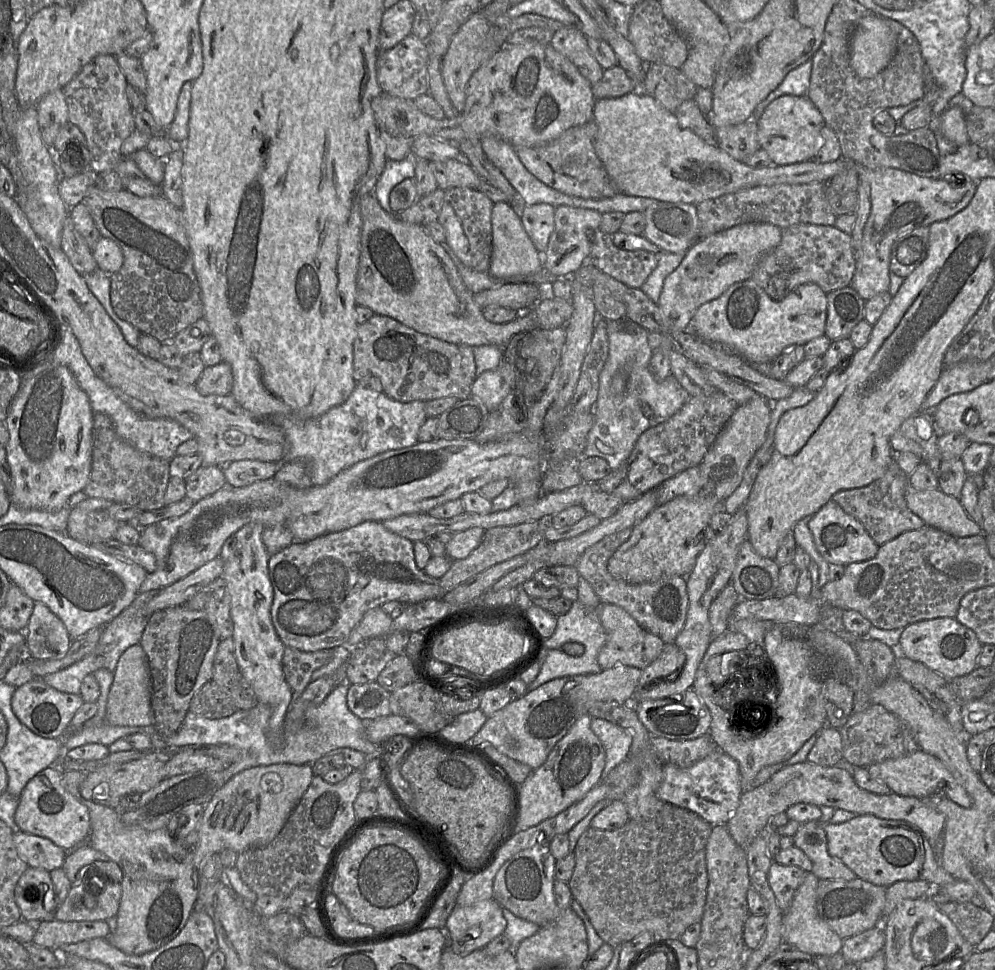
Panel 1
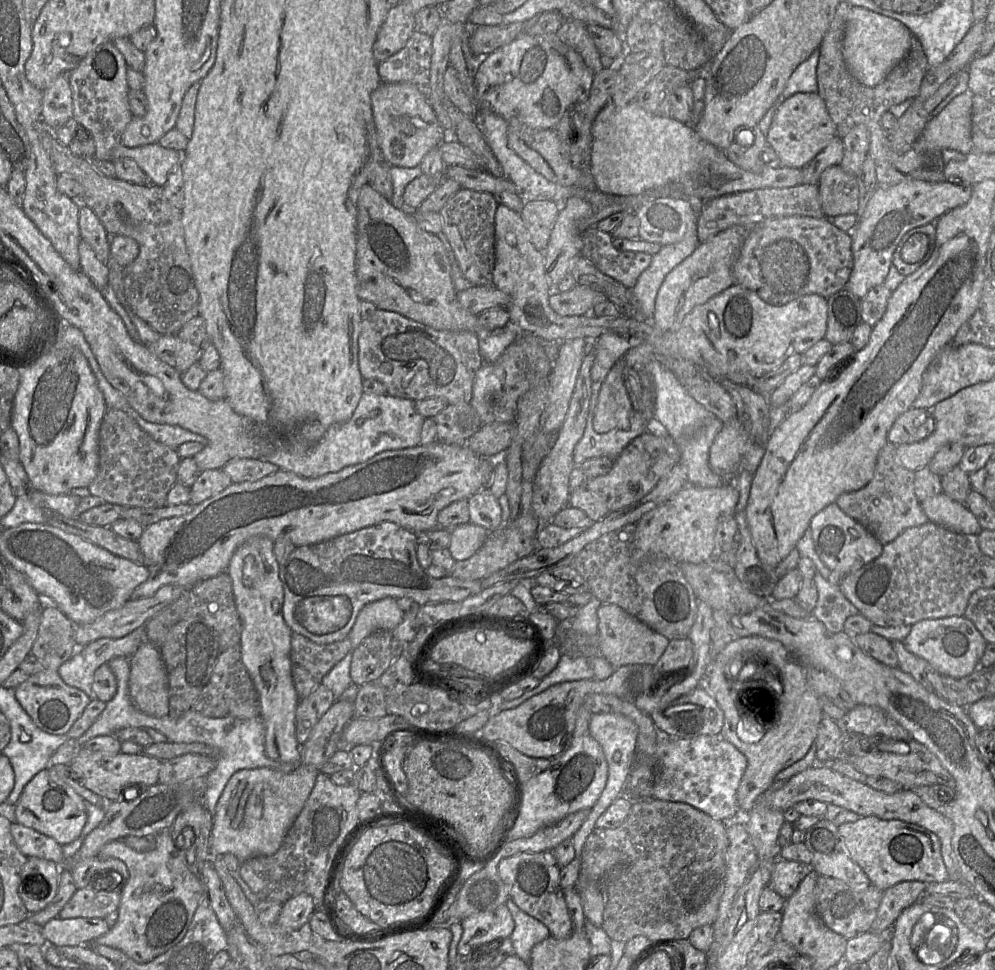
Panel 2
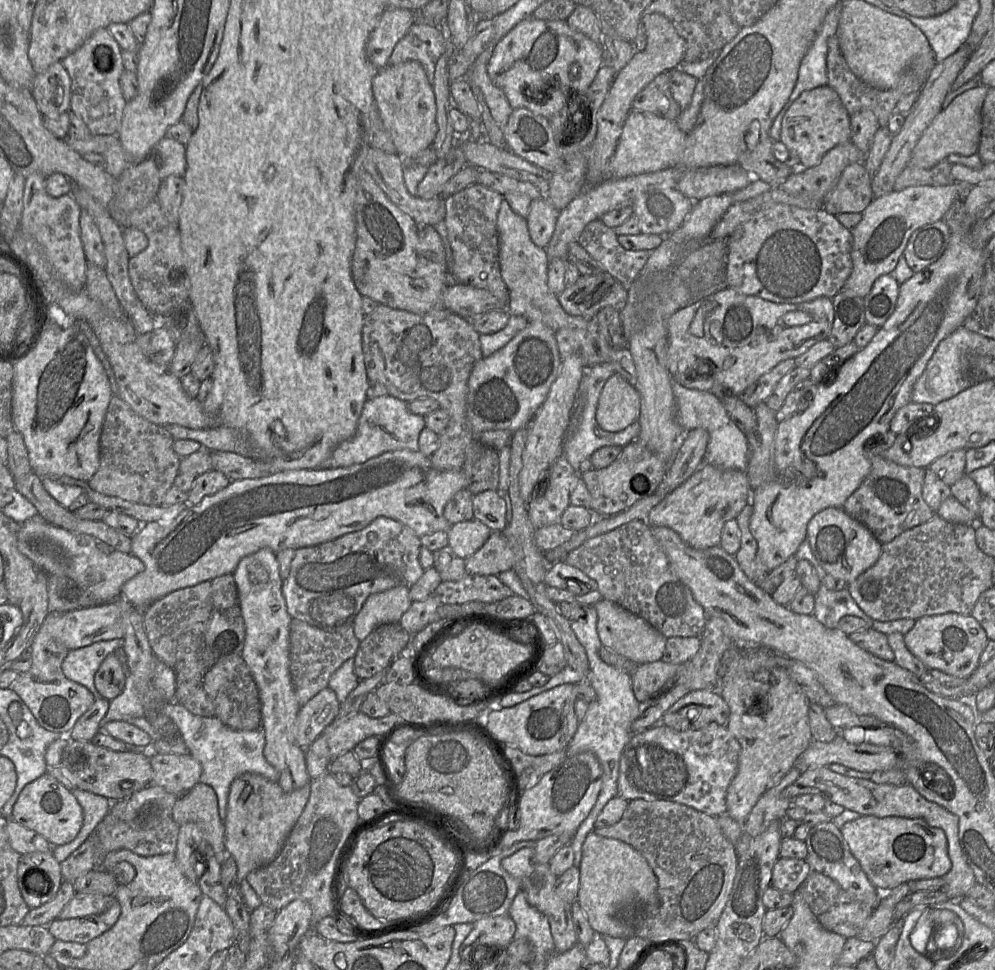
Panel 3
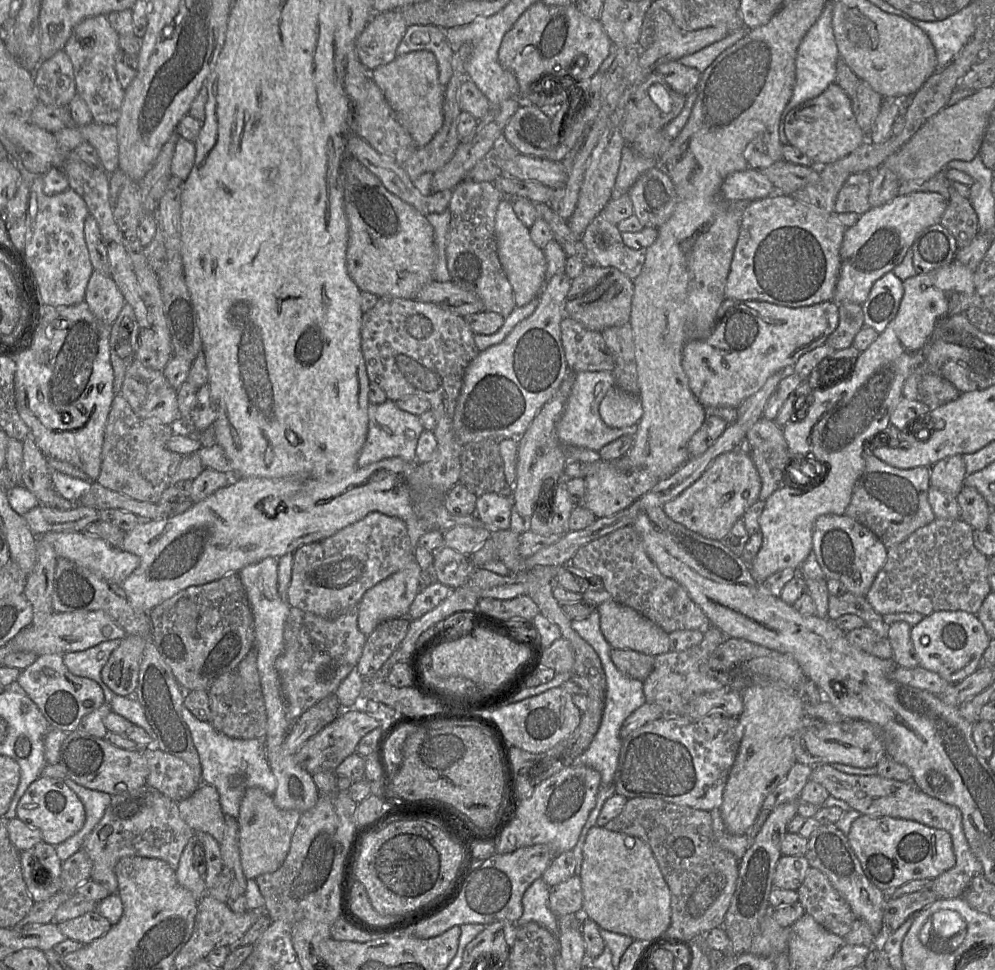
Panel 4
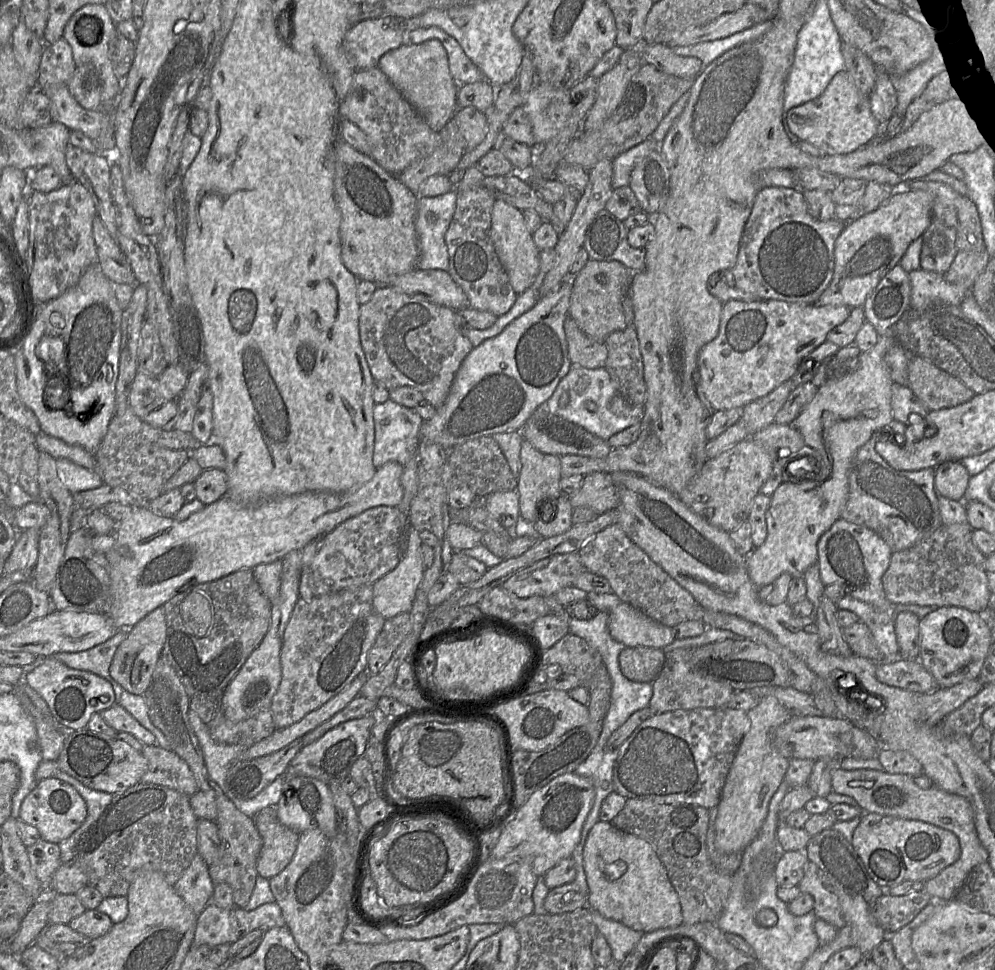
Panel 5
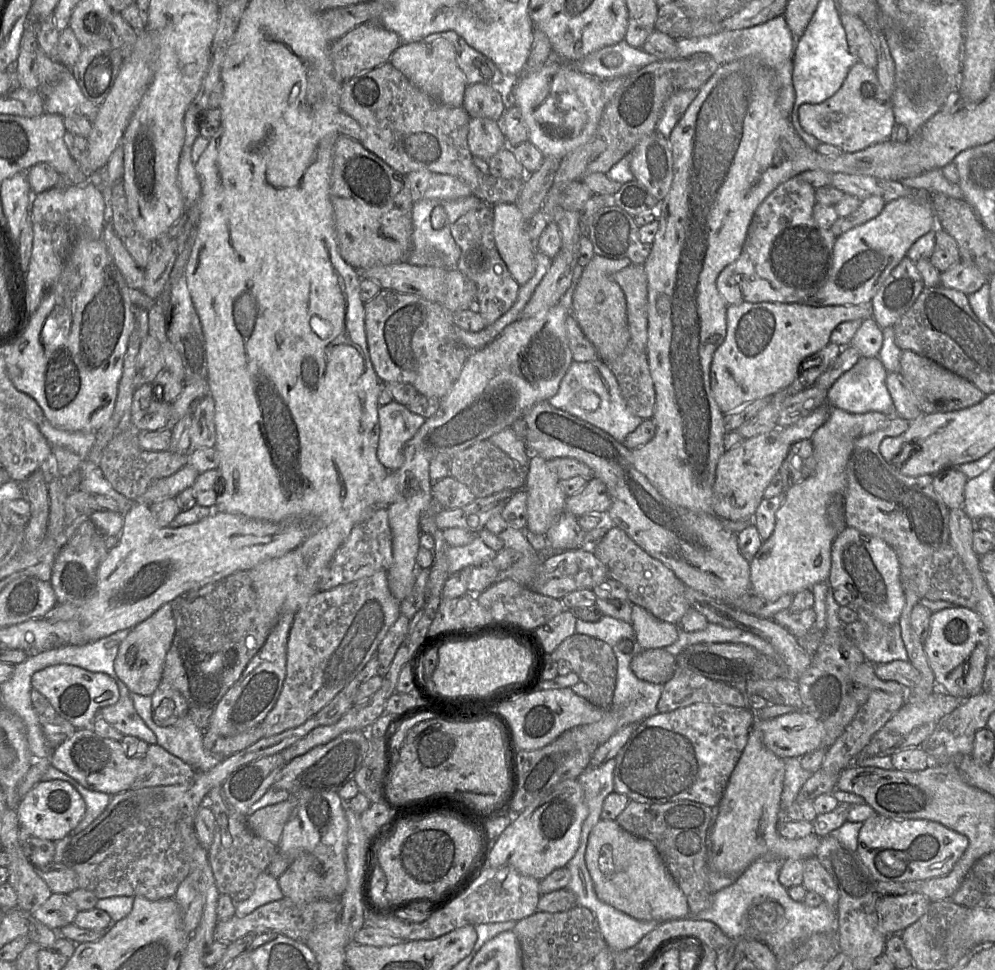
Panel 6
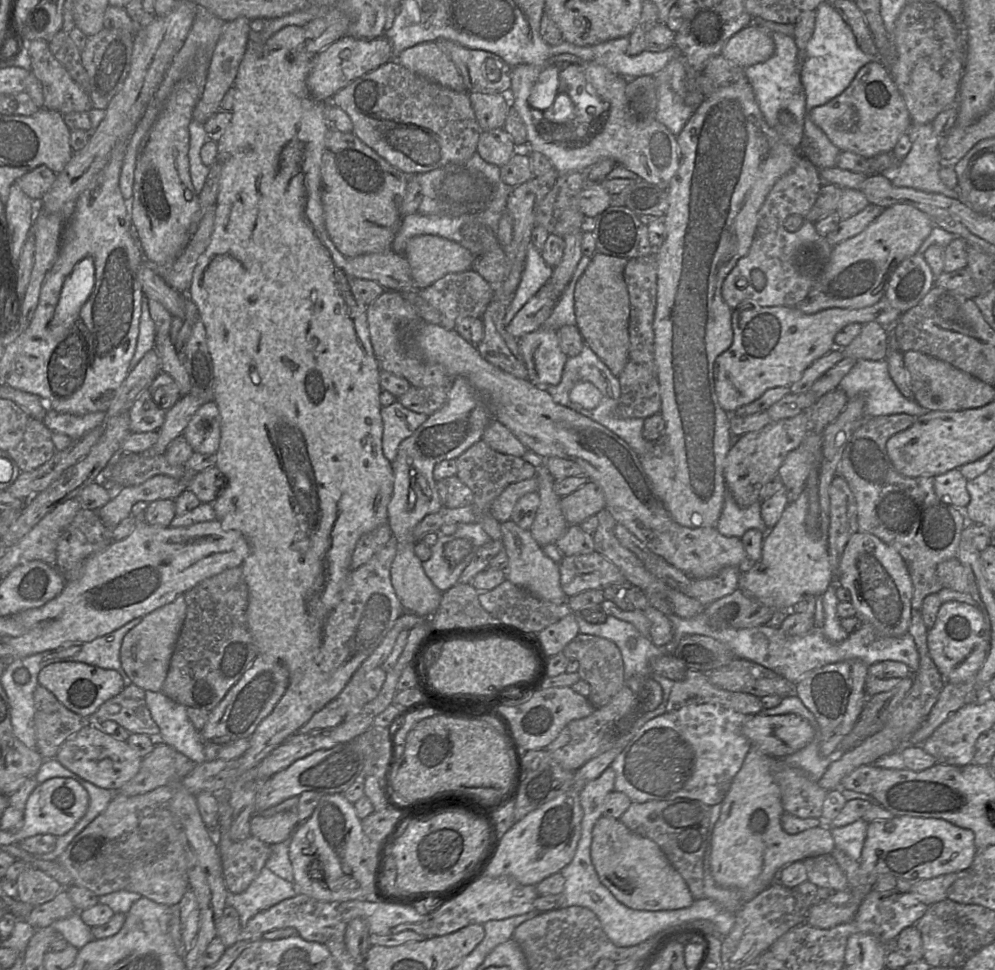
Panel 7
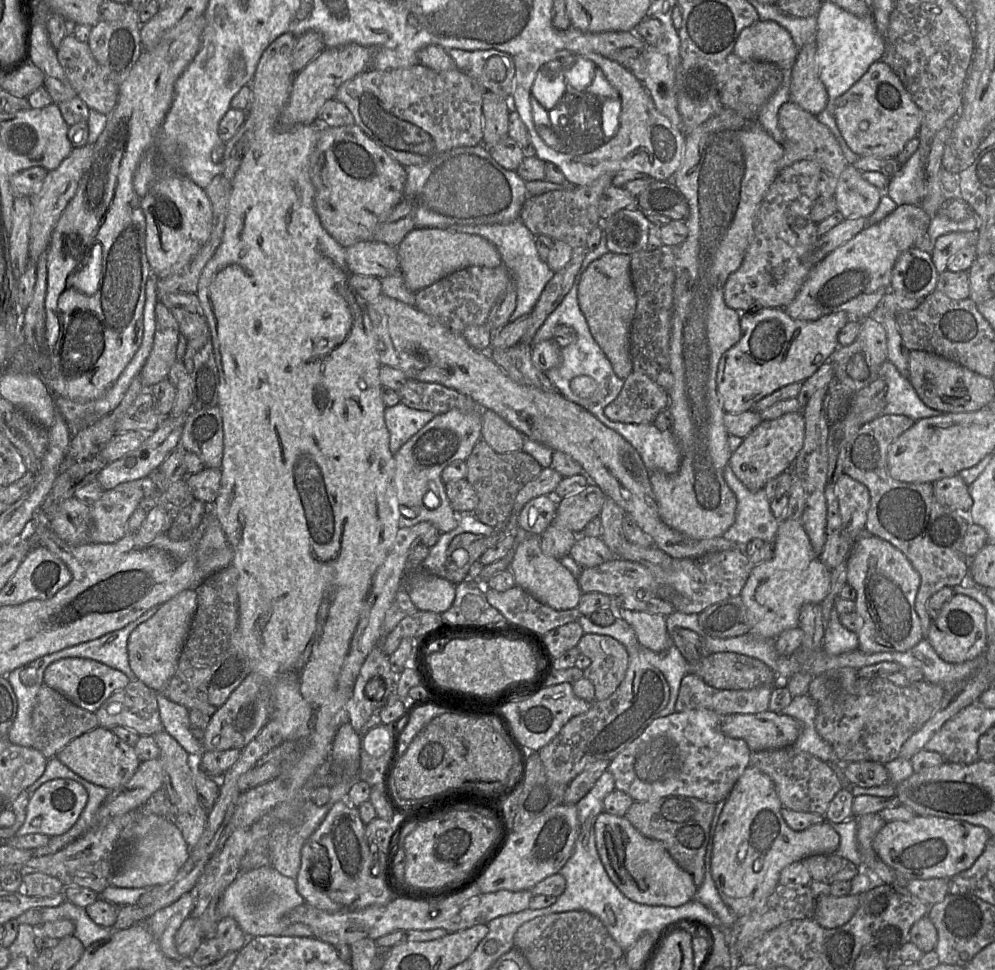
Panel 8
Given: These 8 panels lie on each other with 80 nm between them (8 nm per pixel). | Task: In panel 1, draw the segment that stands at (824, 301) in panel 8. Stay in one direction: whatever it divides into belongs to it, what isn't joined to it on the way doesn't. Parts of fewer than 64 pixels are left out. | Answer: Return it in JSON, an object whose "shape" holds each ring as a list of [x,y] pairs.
{"shape":[[[889,167],[857,168],[859,181],[866,181],[870,186],[871,211],[863,228],[850,286],[866,301],[888,290],[894,242],[914,229],[950,218],[964,209],[975,194],[977,181],[960,173],[946,175],[944,179],[931,179]]]}

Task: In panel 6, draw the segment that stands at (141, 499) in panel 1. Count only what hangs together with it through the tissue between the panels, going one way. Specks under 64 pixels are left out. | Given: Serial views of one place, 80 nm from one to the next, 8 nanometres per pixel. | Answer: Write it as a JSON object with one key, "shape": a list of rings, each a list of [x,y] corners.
{"shape":[[[130,425],[116,435],[105,448],[99,468],[112,487],[130,500],[138,500],[156,480],[168,477],[187,464],[188,454],[168,450],[147,451],[138,442],[139,430]]]}

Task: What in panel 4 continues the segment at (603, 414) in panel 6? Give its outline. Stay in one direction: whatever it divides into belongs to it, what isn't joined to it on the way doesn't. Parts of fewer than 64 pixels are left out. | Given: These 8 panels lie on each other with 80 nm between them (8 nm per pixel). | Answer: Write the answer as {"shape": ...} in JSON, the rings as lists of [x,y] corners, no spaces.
{"shape":[[[611,371],[576,373],[565,409],[556,425],[556,432],[563,447],[583,447],[598,452],[603,446],[622,436],[635,436],[638,424],[611,428],[599,415],[599,405],[607,391],[614,385],[615,381]]]}

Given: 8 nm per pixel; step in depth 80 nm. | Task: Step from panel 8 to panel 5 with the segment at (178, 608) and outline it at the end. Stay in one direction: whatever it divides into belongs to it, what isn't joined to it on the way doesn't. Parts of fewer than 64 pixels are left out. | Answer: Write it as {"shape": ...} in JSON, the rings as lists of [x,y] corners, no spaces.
{"shape":[[[163,606],[153,610],[133,627],[118,646],[109,668],[110,678],[126,692],[143,695],[148,688],[166,638],[166,618]]]}

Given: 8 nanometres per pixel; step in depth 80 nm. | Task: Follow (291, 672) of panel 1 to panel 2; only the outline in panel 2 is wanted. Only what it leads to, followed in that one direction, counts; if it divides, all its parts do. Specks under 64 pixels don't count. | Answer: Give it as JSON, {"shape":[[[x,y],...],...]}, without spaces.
{"shape":[[[292,633],[291,671],[299,699],[308,697],[322,684],[323,677],[352,650],[348,637],[331,644],[318,644]]]}

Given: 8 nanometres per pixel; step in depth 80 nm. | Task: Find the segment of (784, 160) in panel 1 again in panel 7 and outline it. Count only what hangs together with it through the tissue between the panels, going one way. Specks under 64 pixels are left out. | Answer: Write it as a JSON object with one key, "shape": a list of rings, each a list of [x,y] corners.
{"shape":[[[878,59],[864,65],[840,95],[807,113],[810,120],[841,151],[856,153],[865,158],[892,152],[899,138],[912,124],[903,96],[890,71]]]}

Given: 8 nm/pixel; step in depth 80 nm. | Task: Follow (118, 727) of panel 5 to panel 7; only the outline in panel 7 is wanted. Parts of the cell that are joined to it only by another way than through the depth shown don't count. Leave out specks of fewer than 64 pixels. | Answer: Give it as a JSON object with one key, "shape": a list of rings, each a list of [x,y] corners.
{"shape":[[[131,683],[97,709],[91,717],[92,723],[113,721],[130,734],[144,734],[160,740],[160,731],[151,717],[145,695],[143,689]]]}

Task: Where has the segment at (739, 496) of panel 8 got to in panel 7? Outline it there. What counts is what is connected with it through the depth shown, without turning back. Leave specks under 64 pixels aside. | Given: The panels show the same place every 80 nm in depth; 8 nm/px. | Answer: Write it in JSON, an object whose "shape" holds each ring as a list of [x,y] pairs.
{"shape":[[[727,491],[724,506],[717,522],[719,533],[726,537],[741,538],[749,529],[757,529],[766,534],[768,528],[761,517],[761,503],[757,501],[746,508],[741,508]]]}

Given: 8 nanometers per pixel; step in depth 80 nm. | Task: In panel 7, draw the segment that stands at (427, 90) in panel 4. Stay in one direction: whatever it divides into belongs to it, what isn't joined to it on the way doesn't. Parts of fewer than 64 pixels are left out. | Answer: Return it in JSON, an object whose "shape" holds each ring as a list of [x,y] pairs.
{"shape":[[[423,42],[407,48],[395,60],[430,81],[458,92],[466,91],[460,71],[435,42]]]}

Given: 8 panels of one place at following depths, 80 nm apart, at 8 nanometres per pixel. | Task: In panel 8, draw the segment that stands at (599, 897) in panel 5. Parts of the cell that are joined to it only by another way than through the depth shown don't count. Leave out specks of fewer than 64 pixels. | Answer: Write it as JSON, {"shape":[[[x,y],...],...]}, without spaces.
{"shape":[[[603,811],[595,823],[601,862],[618,889],[630,900],[651,906],[678,907],[693,900],[697,886],[692,876],[673,860],[663,844],[643,836],[624,816]]]}

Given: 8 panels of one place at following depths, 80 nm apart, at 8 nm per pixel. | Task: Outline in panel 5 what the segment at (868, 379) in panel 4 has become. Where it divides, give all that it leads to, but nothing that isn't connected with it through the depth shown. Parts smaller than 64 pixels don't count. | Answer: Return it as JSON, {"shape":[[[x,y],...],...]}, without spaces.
{"shape":[[[921,268],[909,273],[911,284],[910,303],[907,310],[893,325],[893,336],[880,336],[874,347],[862,352],[859,363],[852,368],[843,369],[840,373],[845,375],[847,385],[836,385],[835,380],[828,380],[823,384],[809,405],[793,422],[792,426],[799,431],[807,447],[819,453],[822,466],[819,465],[818,475],[812,480],[799,483],[785,481],[771,496],[771,504],[766,512],[767,538],[762,546],[753,549],[747,557],[747,568],[751,581],[757,588],[762,588],[781,574],[788,573],[794,577],[803,576],[804,572],[818,562],[818,541],[831,526],[842,518],[849,497],[849,469],[852,460],[865,443],[874,434],[884,430],[894,419],[892,414],[892,387],[893,381],[889,368],[885,362],[885,354],[893,343],[899,343],[907,353],[912,353],[912,337],[909,332],[909,324],[918,310],[927,306],[932,301],[960,306],[963,299],[969,294],[972,284],[949,282],[944,274],[934,271],[925,271]]]}

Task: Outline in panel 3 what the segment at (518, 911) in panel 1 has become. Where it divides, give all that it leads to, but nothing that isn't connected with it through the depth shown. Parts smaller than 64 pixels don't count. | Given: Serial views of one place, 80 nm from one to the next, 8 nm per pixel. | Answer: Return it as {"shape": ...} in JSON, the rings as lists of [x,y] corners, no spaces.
{"shape":[[[522,848],[511,856],[504,858],[501,861],[501,866],[506,872],[520,880],[521,891],[524,891],[529,904],[548,918],[556,952],[565,952],[576,945],[578,937],[572,919],[571,904],[556,894],[555,882],[557,876],[551,872],[549,863],[539,864],[536,862],[532,848]]]}

